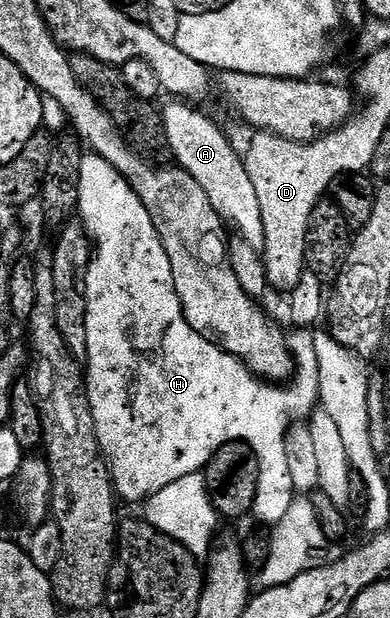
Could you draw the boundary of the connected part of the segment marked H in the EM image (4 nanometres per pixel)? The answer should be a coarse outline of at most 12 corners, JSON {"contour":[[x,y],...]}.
{"contour":[[82,158],[83,372],[114,493],[140,505],[242,440],[252,515],[295,498],[278,386],[195,334],[129,183]]}

